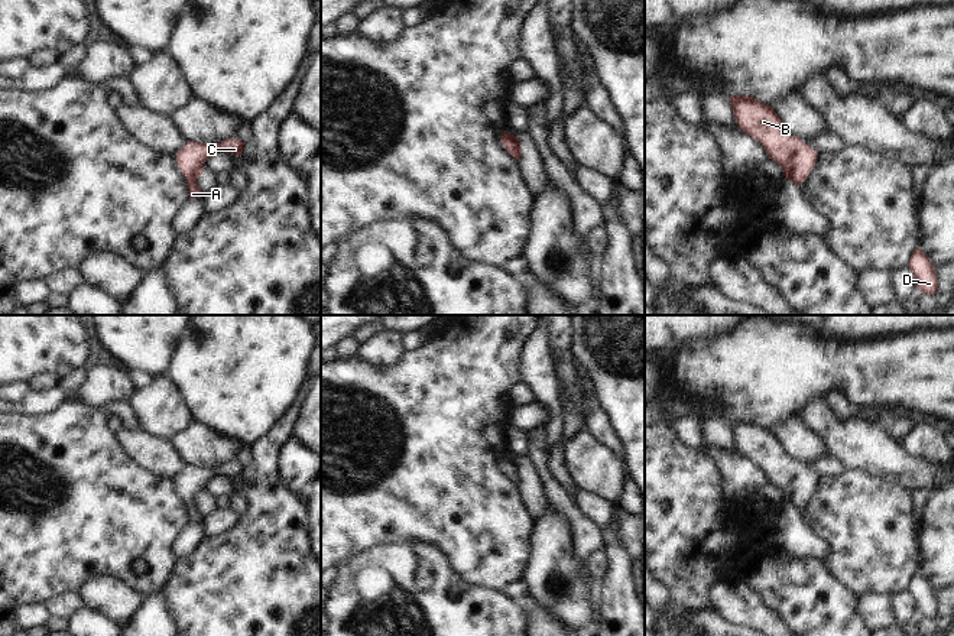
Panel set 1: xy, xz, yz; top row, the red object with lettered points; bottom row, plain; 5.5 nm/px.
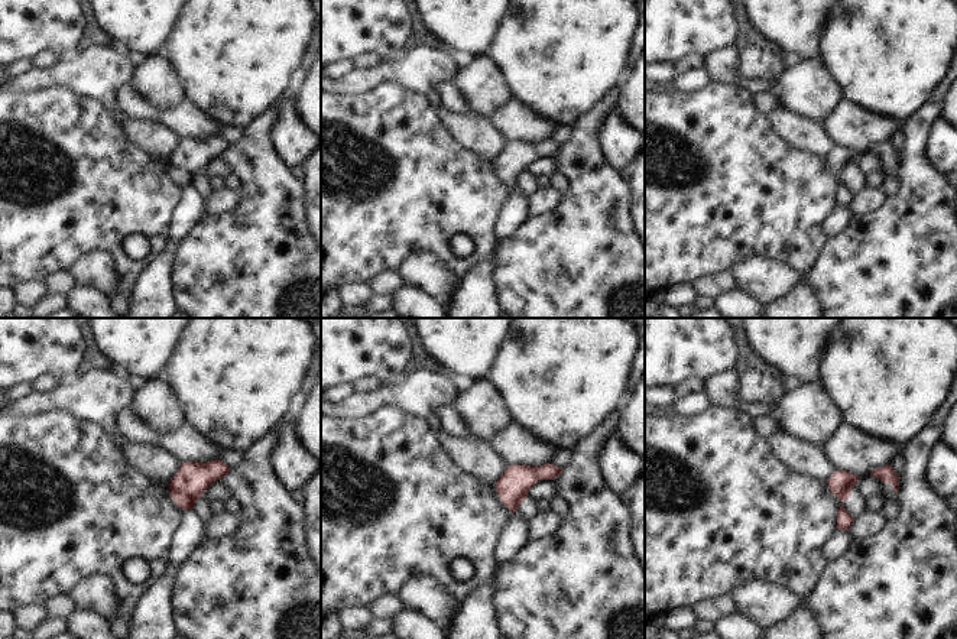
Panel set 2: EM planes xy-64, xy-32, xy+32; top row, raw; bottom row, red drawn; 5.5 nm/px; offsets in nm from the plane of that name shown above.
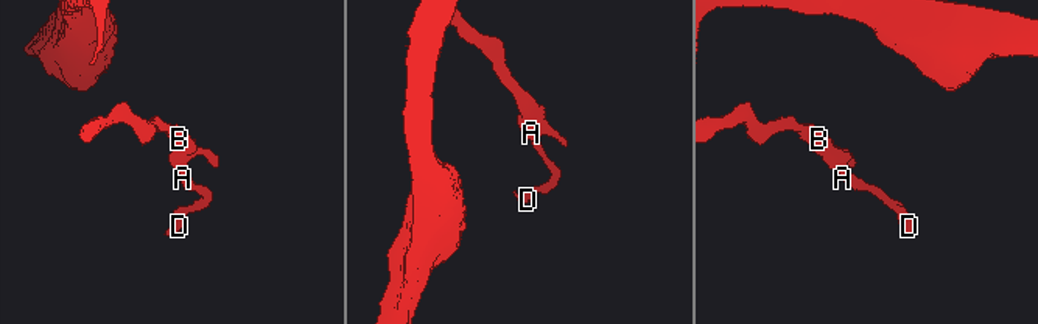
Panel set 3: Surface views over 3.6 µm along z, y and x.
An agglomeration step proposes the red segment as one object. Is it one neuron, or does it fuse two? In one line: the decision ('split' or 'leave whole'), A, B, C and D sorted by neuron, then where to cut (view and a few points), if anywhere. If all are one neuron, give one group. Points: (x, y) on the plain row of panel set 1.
leave whole; groups A B C D; cut none

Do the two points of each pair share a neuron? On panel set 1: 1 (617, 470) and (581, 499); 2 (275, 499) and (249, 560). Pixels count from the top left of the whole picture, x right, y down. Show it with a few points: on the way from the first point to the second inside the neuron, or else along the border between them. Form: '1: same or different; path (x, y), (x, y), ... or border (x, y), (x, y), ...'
1: different; border (577, 486), (591, 490), (613, 503)
2: same; path (275, 513), (275, 529), (263, 545)

